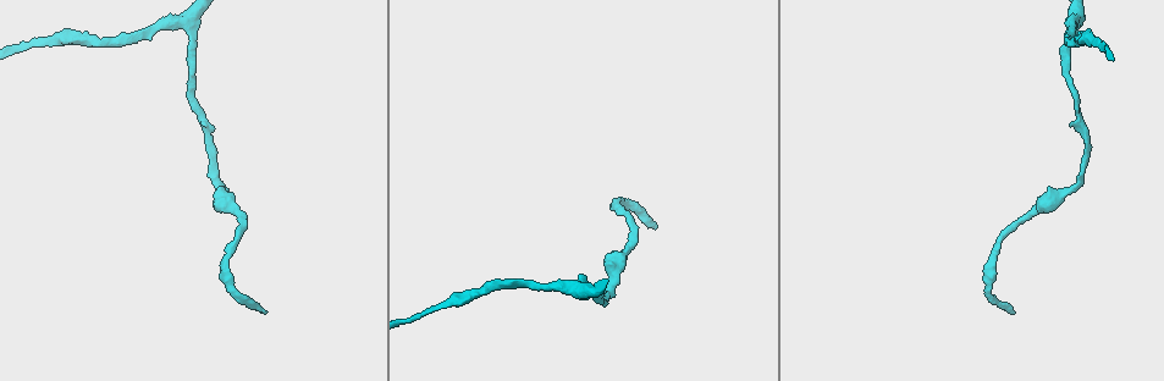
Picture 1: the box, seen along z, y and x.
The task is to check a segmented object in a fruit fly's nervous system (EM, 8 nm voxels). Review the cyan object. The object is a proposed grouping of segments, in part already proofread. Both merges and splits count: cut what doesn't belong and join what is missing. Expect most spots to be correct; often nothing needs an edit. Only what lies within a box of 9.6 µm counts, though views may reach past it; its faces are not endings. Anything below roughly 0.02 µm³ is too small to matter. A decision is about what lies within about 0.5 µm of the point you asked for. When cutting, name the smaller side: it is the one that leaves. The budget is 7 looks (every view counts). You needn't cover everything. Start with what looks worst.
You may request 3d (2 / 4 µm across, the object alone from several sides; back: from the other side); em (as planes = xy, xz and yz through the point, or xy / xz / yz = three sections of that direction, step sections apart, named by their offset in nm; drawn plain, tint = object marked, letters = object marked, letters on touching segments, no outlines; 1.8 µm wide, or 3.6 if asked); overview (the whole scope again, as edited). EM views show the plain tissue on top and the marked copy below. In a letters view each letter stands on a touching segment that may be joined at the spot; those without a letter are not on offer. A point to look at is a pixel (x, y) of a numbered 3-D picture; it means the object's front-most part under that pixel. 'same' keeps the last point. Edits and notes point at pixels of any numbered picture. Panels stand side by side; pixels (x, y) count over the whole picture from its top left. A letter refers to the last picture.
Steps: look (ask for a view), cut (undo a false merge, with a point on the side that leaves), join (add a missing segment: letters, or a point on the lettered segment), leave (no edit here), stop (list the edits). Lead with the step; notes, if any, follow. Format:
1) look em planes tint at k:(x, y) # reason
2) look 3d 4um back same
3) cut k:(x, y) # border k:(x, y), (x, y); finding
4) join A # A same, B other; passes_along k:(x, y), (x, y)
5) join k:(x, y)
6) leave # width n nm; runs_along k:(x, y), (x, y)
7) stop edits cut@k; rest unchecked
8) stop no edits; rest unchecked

look 3d 4um at 1:(52, 41) # calibre changes

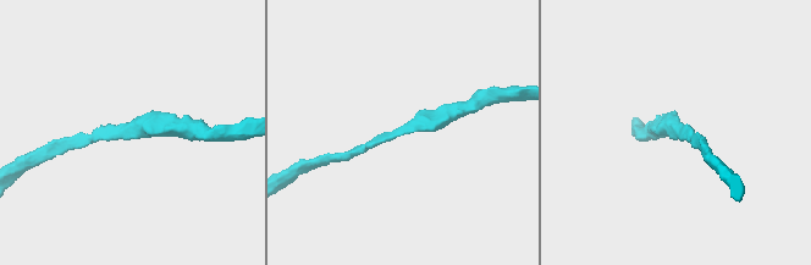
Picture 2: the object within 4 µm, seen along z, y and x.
look em planes letters at 2:(131, 131)

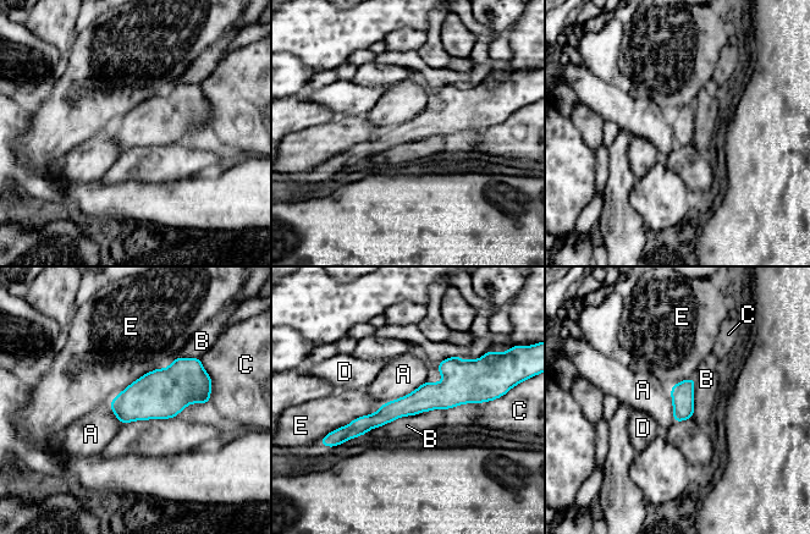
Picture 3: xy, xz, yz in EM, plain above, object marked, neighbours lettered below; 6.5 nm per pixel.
leave # A other, B other, C other, D other, E other; border 3:(425, 380), (411, 392), (381, 405); all the same neuron

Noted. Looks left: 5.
look em planes letters at 1:(186, 22)

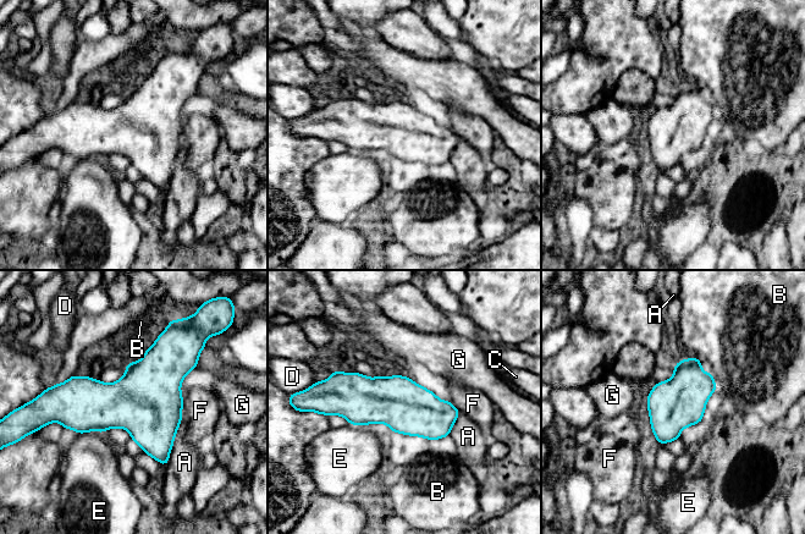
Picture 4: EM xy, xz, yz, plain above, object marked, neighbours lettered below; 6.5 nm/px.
leave # width 340 nm; A other, B other, C other, D other, E other, F other, G other; all the same neuron

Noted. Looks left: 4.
look 3d 4um at 1:(234, 208) # calibre changes

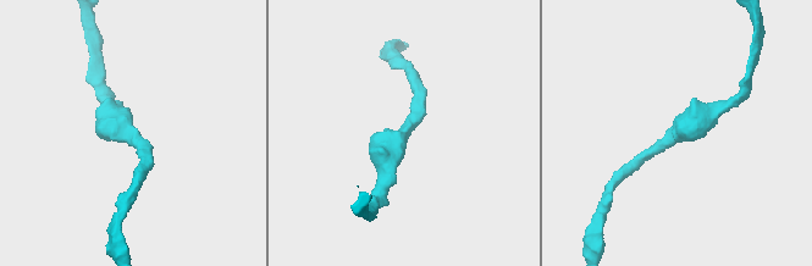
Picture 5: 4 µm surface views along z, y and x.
look em planes letters at 5:(133, 139) # arm_widths 180, 280 nm

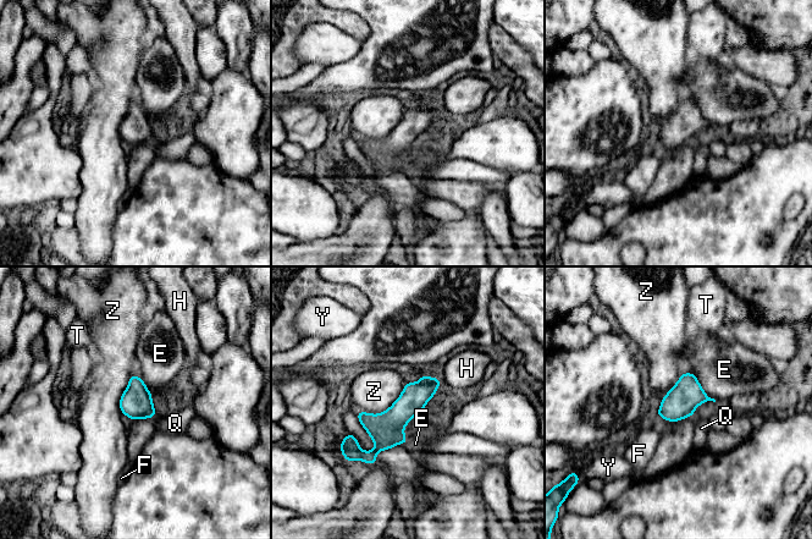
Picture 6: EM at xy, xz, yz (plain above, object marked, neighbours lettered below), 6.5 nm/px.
leave # width 180 nm; E other, F other, H other, Q other, T other, Y other, Z other; one neuron here

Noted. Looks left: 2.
stop no edits; rest unchecked

